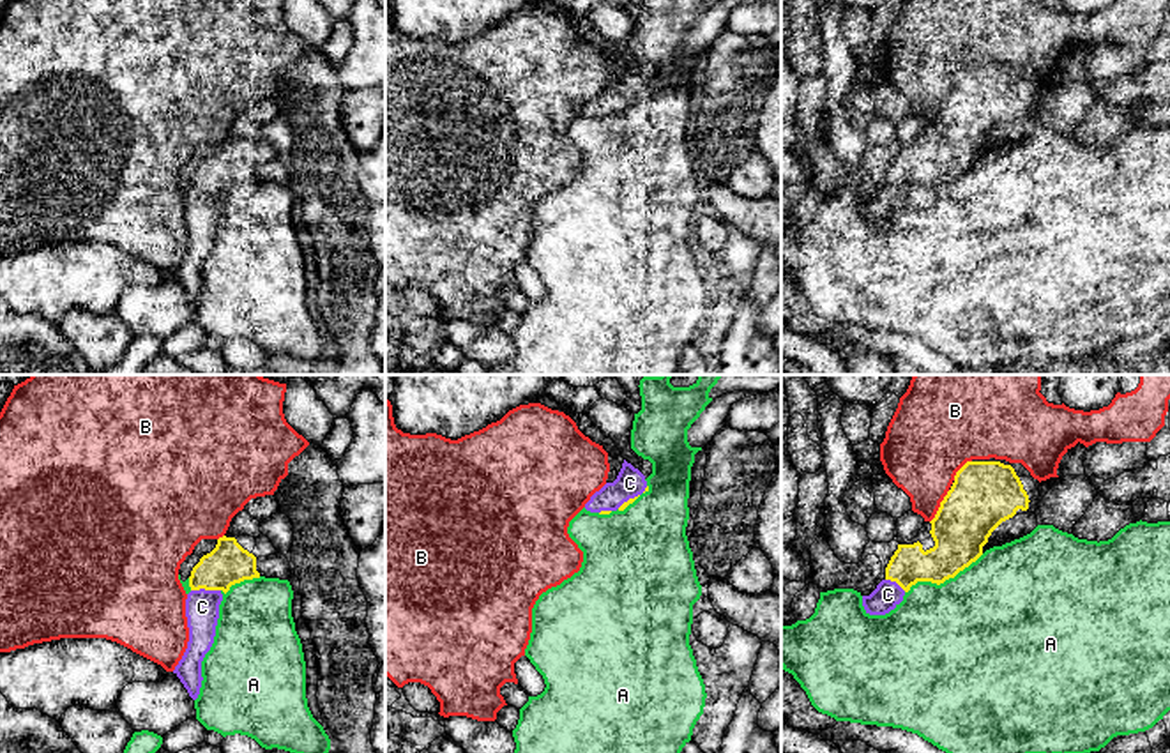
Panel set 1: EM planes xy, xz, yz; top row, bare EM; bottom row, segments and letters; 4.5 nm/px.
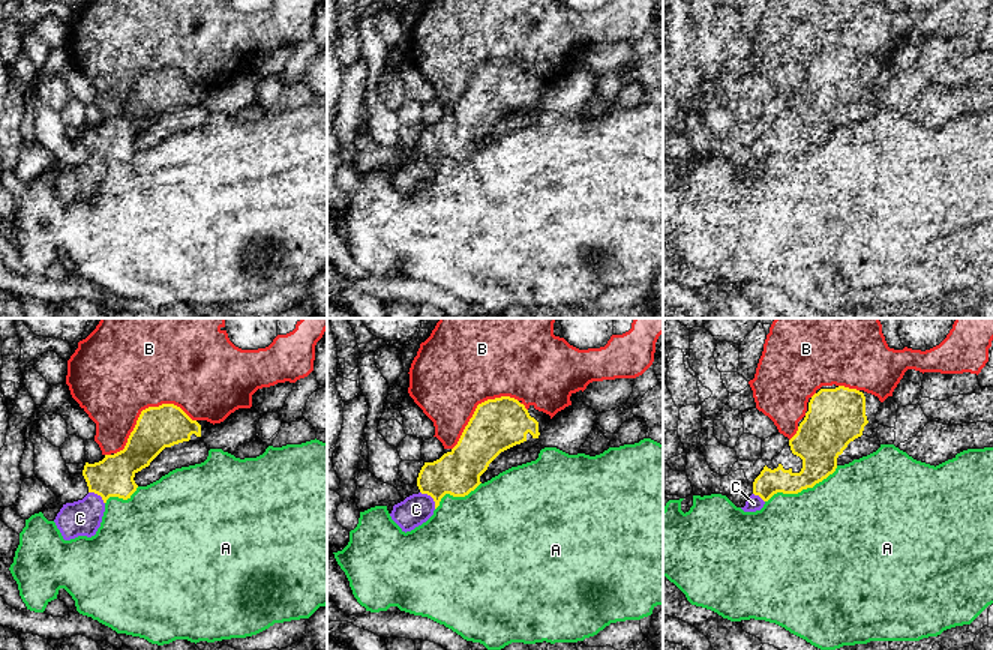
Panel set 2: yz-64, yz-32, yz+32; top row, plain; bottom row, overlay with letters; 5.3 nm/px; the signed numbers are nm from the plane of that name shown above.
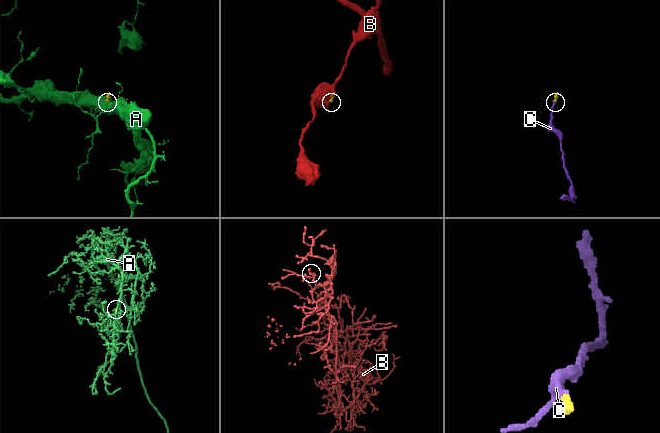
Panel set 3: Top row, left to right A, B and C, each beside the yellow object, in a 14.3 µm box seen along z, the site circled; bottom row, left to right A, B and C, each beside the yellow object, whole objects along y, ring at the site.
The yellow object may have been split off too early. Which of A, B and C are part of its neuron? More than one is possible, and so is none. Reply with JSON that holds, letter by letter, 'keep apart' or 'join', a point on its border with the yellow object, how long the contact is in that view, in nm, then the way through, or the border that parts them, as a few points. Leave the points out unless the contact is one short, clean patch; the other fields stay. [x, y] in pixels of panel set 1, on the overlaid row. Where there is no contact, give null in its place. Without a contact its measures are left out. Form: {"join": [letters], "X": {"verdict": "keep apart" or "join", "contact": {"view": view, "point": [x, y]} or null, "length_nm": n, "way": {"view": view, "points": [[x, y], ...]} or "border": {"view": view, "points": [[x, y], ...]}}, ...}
{"join": ["C"], "A": {"verdict": "keep apart", "contact": {"view": "yz", "point": [944, 580]}, "length_nm": 400}, "B": {"verdict": "keep apart", "contact": {"view": "yz", "point": [941, 506]}, "length_nm": 180}, "C": {"verdict": "join", "contact": {"view": "xy", "point": [205, 589]}, "length_nm": 140}}

